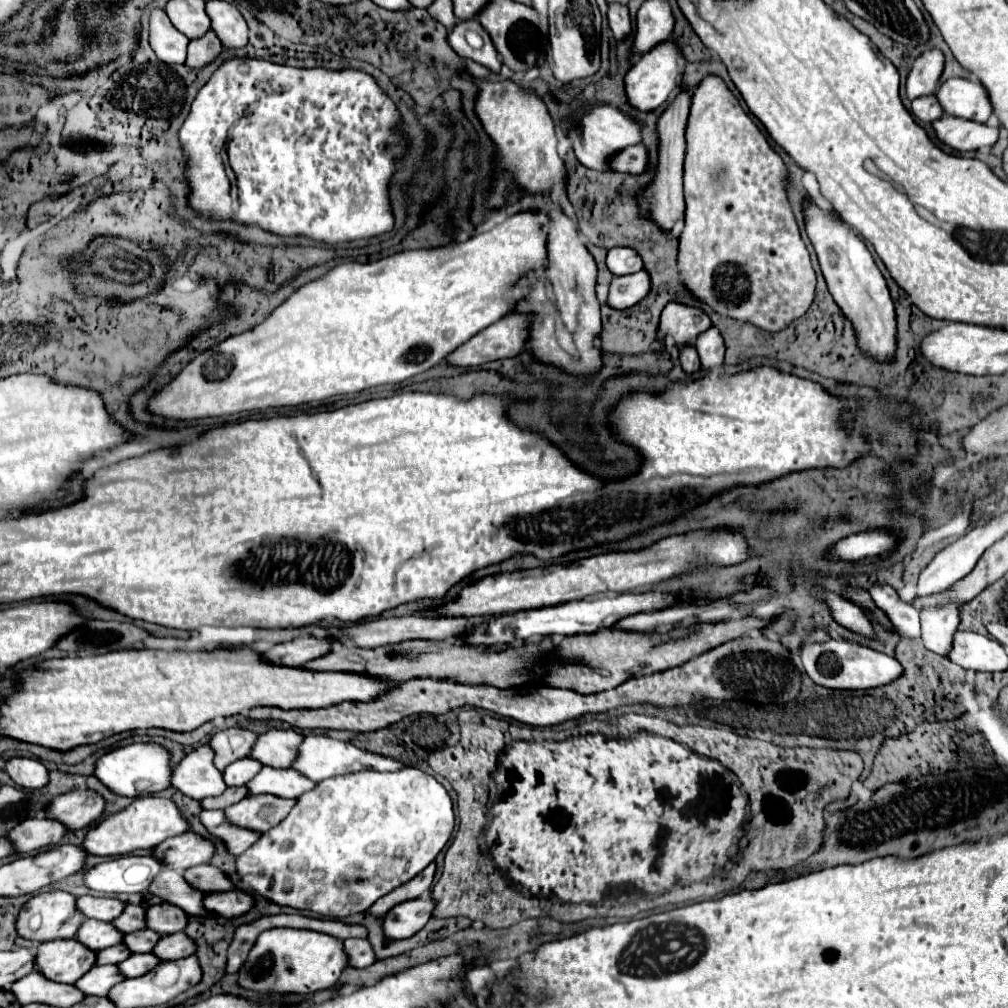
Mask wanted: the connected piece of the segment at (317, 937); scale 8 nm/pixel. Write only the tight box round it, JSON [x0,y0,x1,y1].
[239,928,349,994]

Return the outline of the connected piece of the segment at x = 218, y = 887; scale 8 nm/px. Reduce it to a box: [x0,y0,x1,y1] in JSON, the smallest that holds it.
[185,864,235,892]

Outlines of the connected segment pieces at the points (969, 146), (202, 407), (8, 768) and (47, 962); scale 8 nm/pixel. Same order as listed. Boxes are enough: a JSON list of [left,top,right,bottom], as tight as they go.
[[933,116,999,152],[149,210,551,420],[5,756,47,788],[37,940,97,984]]

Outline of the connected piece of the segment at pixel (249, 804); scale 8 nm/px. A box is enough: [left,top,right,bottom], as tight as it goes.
[225,794,297,832]

